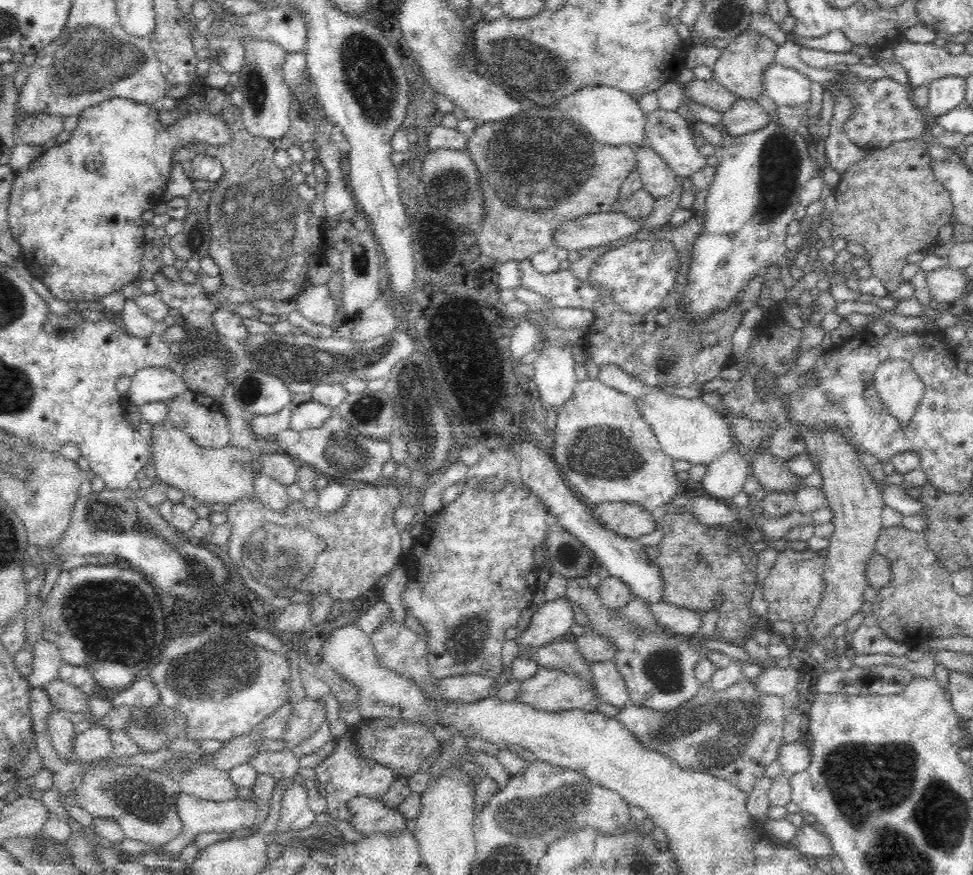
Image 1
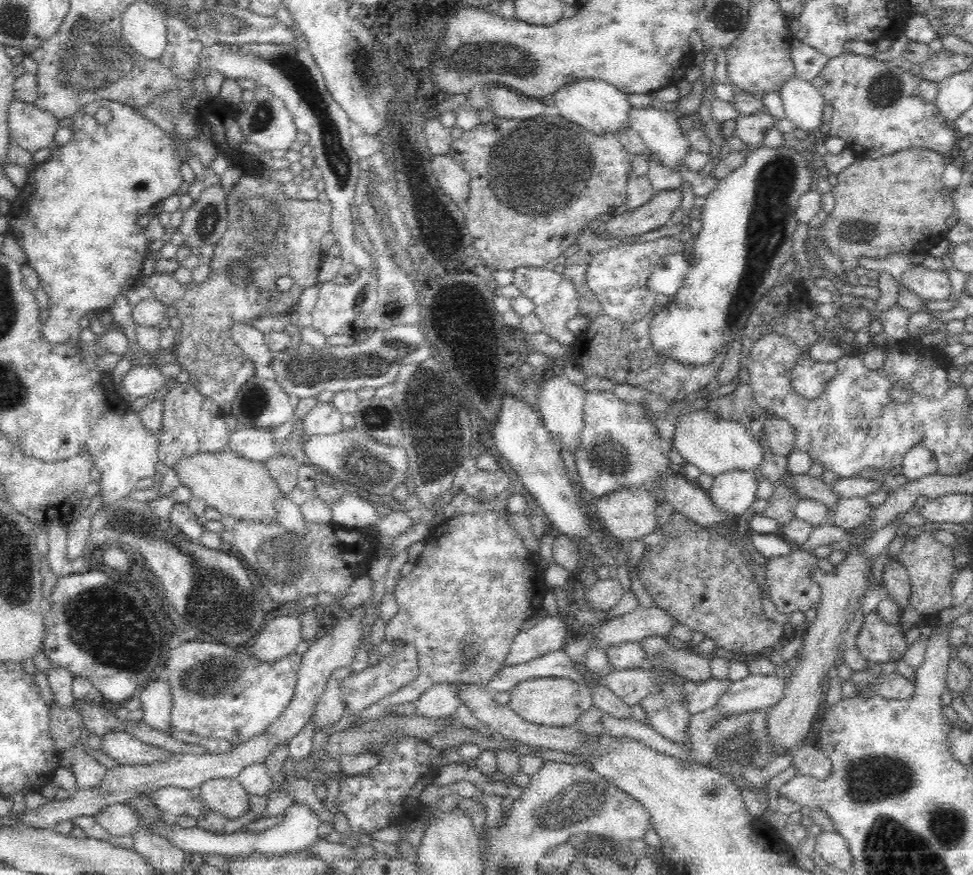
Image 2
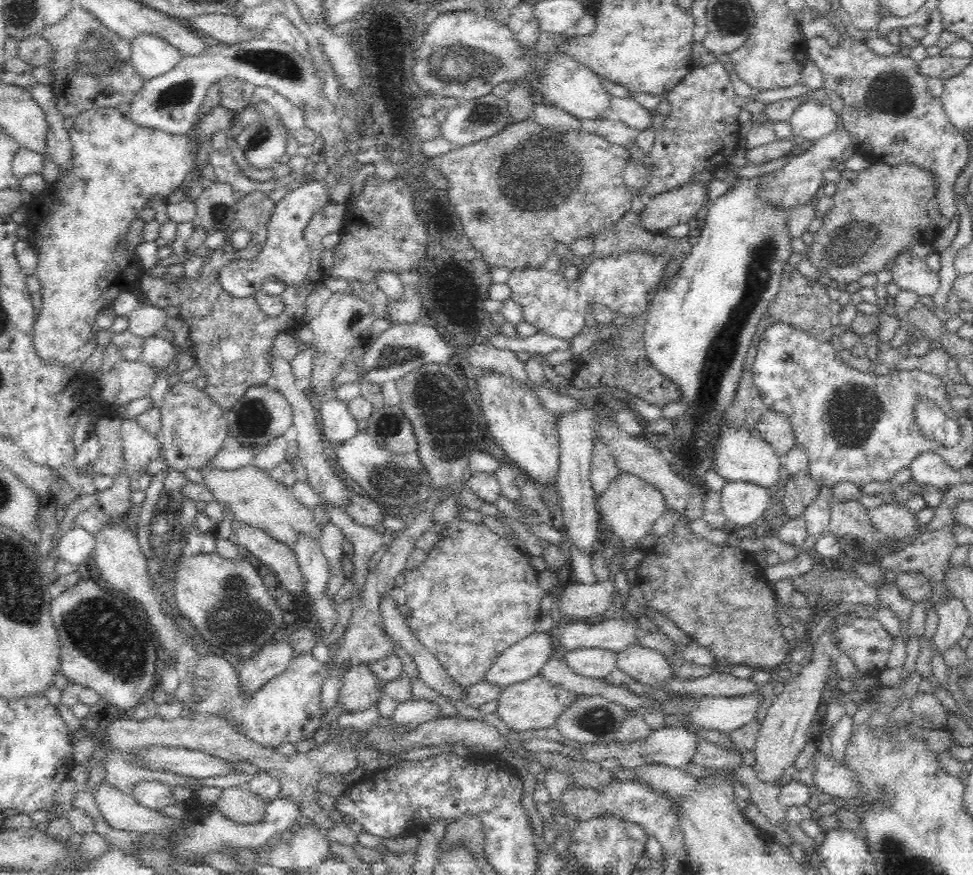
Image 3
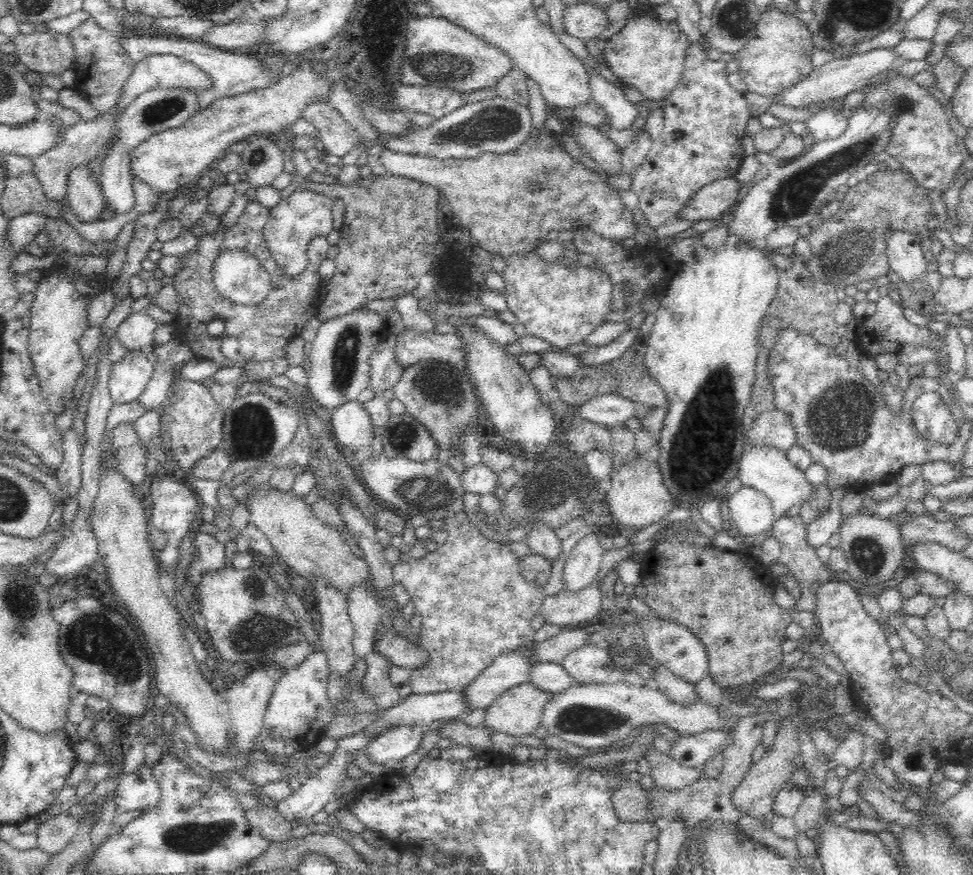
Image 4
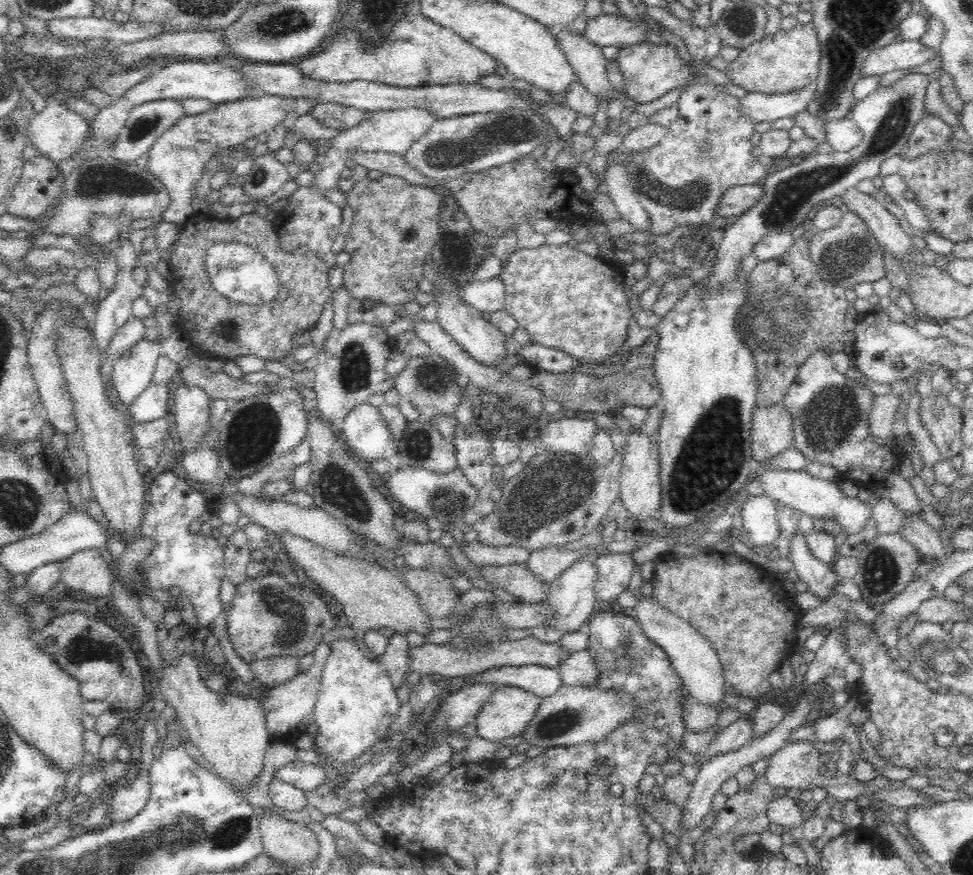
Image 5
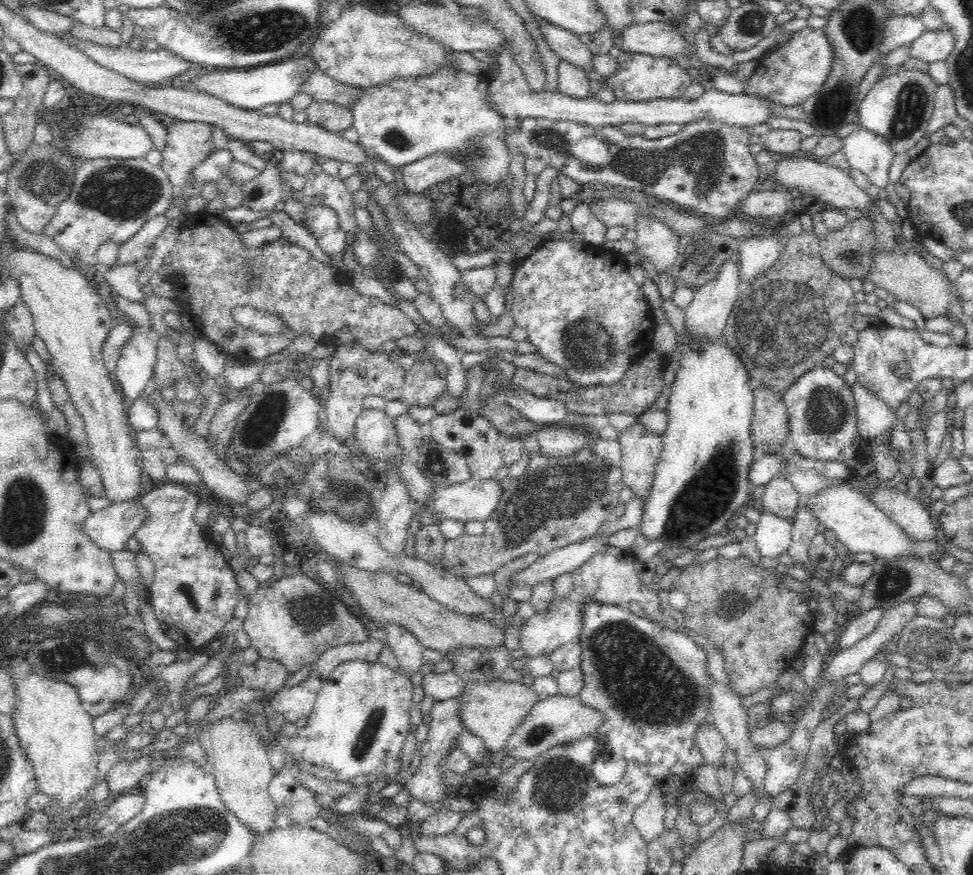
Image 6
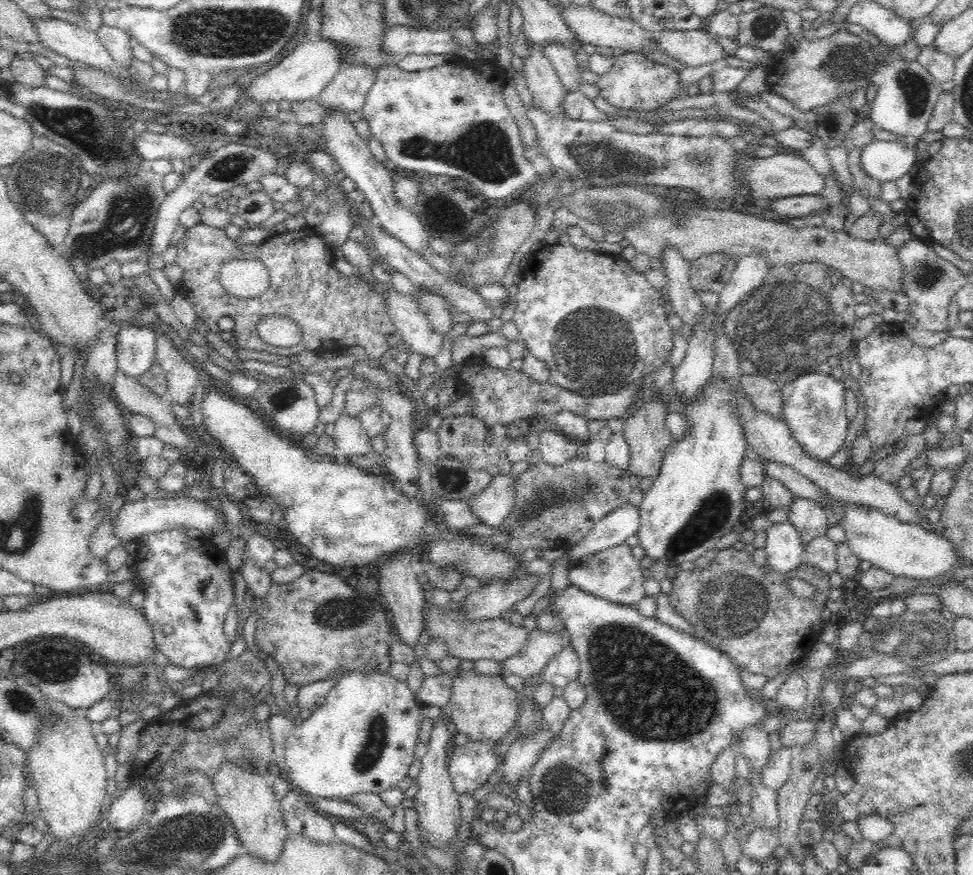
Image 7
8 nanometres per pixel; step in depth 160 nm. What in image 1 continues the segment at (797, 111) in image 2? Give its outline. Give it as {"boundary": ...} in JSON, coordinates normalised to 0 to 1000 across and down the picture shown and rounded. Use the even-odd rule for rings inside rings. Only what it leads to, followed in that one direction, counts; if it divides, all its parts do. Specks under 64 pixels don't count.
{"boundary":[[[797,69],[784,80],[784,103],[799,121],[817,123],[830,119],[832,96],[830,87]]]}

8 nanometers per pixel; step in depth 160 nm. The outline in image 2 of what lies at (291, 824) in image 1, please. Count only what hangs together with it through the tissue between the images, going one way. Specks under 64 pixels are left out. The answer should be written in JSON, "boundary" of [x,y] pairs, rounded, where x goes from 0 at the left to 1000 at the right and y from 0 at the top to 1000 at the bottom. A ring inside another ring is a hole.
{"boundary":[[[302,918],[292,926],[290,937],[288,937],[286,942],[282,942],[282,944],[275,946],[275,949],[266,952],[245,949],[237,953],[222,953],[203,946],[202,944],[188,946],[179,939],[172,942],[164,939],[164,942],[160,942],[158,945],[162,945],[162,952],[175,957],[175,961],[177,961],[181,968],[187,970],[189,974],[193,973],[196,976],[224,976],[234,981],[235,978],[244,979],[265,974],[273,977],[273,979],[279,979],[306,973],[317,975],[317,971],[329,960],[327,945],[330,938],[330,934],[324,930],[314,919]]]}

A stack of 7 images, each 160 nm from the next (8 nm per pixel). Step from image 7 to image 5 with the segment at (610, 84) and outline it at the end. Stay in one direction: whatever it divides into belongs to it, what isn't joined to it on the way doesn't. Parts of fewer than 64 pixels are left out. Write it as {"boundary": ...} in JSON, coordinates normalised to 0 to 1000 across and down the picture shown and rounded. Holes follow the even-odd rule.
{"boundary":[[[667,47],[645,50],[635,55],[633,70],[638,80],[641,93],[643,93],[643,106],[641,112],[645,112],[654,119],[664,119],[689,103],[699,102],[707,94],[709,77],[699,64],[695,53],[691,50],[668,50]]]}

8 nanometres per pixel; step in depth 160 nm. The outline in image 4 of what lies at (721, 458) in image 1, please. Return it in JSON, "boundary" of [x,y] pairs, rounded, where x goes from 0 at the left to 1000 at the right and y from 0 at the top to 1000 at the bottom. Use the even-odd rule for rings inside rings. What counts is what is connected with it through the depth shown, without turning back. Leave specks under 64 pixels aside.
{"boundary":[[[762,557],[747,566],[750,598],[760,616],[791,609],[798,594],[795,579],[783,561]]]}

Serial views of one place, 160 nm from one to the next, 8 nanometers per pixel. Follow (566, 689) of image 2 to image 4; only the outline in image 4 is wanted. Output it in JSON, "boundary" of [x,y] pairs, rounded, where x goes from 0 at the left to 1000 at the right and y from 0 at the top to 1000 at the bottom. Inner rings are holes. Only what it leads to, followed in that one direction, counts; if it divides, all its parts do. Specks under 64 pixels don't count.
{"boundary":[[[539,779],[518,791],[503,806],[497,830],[506,838],[514,837],[525,842],[547,840],[556,830],[560,808],[570,795],[552,786],[549,779]]]}

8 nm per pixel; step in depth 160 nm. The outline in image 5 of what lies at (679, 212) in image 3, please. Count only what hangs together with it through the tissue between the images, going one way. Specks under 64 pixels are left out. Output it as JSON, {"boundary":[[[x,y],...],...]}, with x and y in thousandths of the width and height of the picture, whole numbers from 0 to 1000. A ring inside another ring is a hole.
{"boundary":[[[769,210],[765,213],[752,213],[746,219],[742,219],[738,238],[736,238],[736,248],[753,250],[761,246],[775,231],[783,224],[783,213],[781,210]]]}

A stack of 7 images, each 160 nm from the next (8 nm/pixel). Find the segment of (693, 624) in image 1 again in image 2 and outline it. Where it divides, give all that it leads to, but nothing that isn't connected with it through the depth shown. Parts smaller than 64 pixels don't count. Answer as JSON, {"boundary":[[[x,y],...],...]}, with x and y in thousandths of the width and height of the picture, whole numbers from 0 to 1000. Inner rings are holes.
{"boundary":[[[670,690],[666,695],[657,691],[654,697],[621,713],[613,727],[613,736],[619,741],[643,733],[655,734],[668,726],[687,727],[697,712],[693,703],[676,691]]]}

